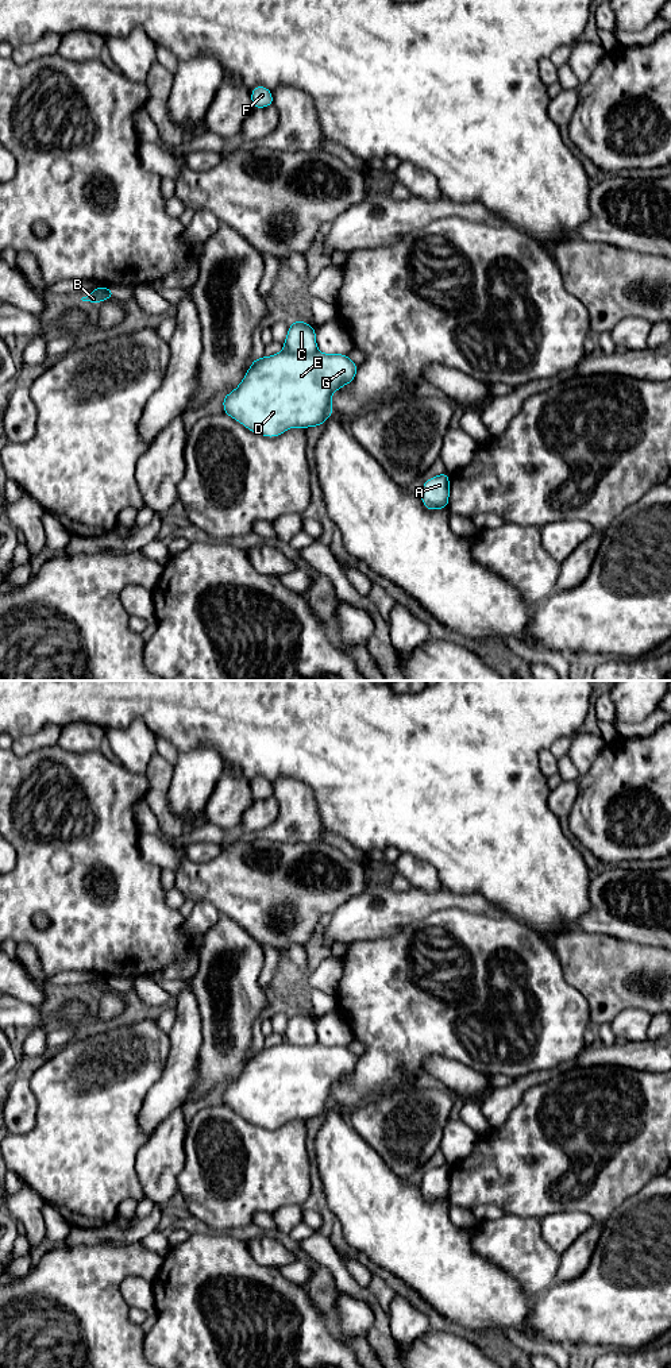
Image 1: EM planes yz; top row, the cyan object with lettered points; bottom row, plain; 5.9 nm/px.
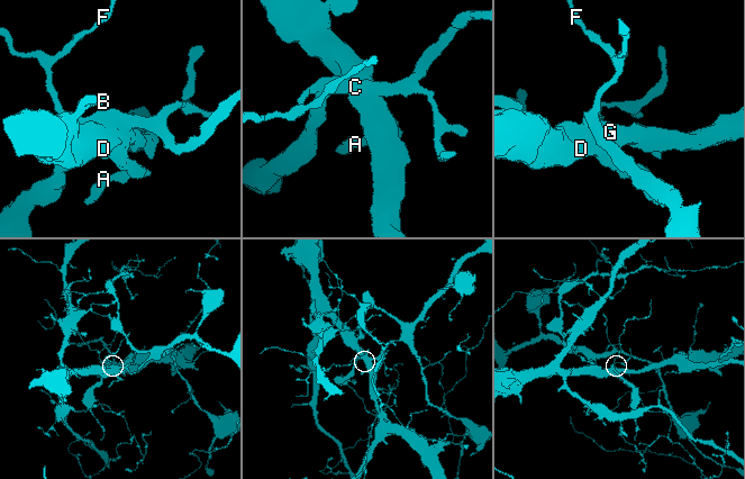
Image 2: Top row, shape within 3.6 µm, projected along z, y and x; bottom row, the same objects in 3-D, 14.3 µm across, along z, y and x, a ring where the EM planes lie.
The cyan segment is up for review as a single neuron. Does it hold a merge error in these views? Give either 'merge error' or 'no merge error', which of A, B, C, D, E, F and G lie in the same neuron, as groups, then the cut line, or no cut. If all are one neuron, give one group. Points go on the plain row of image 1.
merge error; groups A B D E G / C F; cut yz (284, 1039), (300, 1045), (312, 1045), (316, 1041)

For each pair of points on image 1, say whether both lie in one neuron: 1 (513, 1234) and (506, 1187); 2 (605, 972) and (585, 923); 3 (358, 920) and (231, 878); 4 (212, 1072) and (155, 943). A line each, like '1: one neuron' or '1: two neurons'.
1: two neurons
2: two neurons
3: two neurons
4: two neurons

